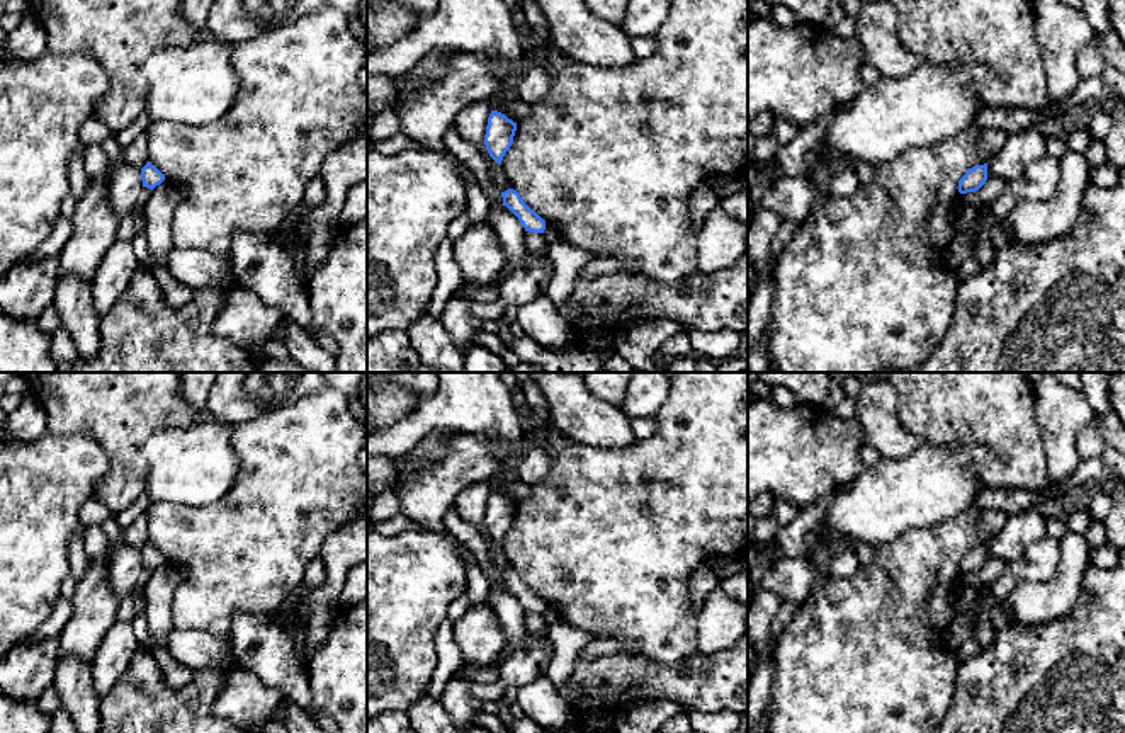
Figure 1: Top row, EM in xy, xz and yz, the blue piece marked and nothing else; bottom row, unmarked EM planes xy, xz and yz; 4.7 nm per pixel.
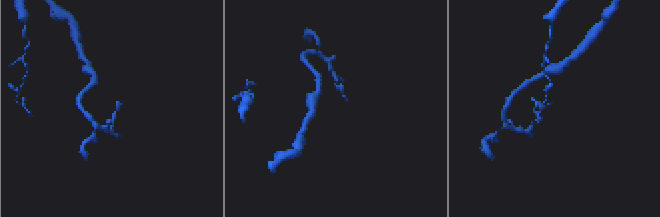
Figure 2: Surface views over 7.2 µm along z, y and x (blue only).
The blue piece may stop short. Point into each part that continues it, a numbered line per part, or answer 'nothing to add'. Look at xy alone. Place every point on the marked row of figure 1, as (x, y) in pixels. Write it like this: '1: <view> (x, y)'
nothing to add

